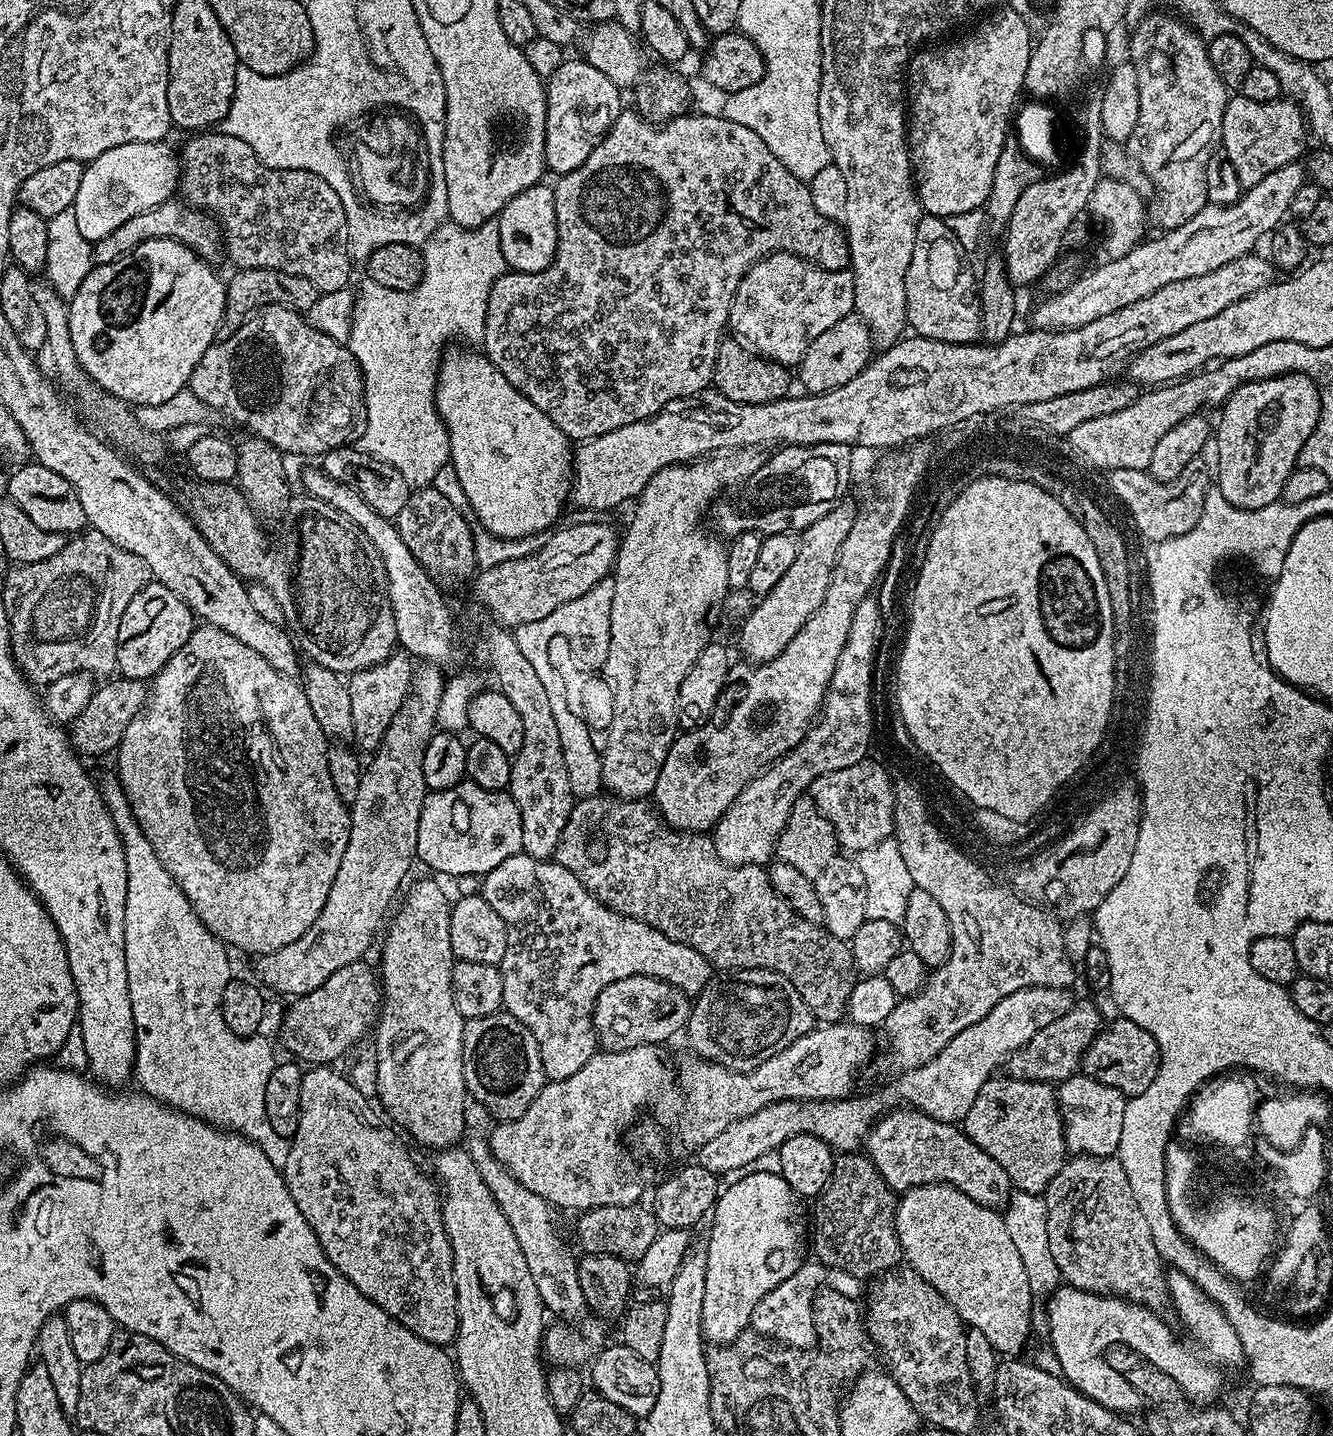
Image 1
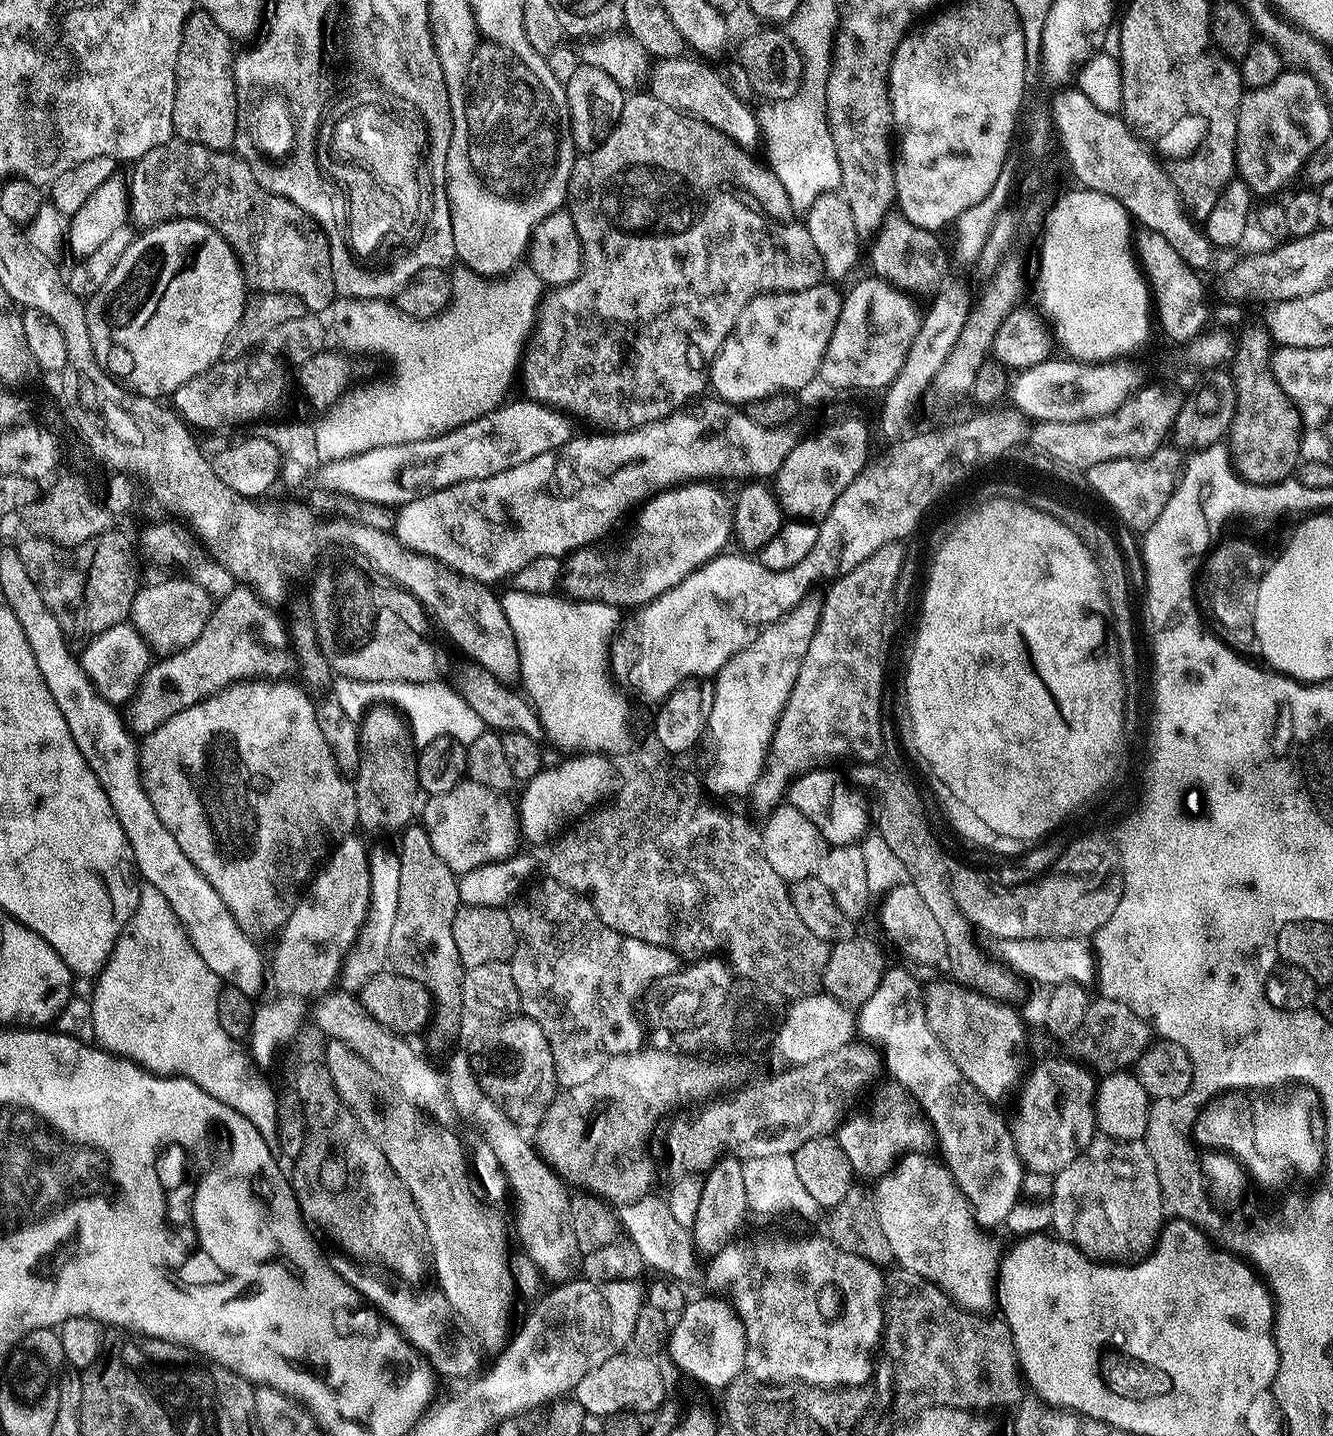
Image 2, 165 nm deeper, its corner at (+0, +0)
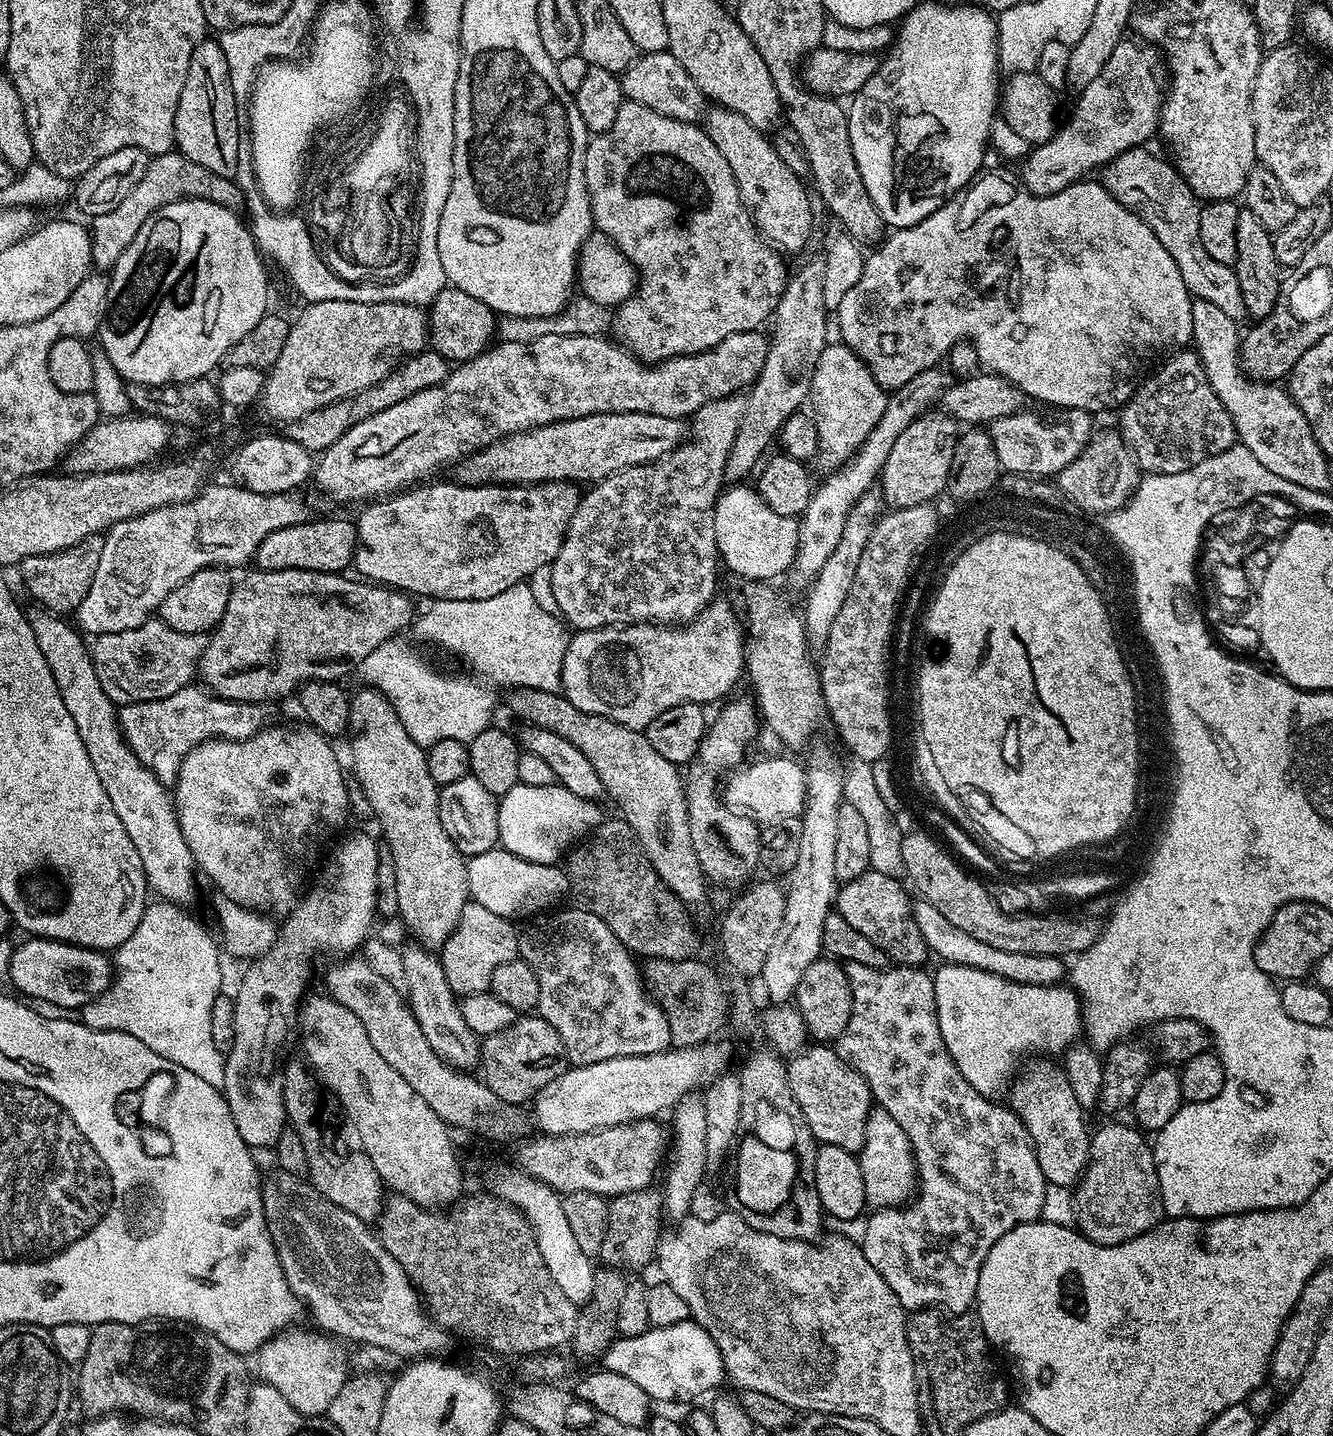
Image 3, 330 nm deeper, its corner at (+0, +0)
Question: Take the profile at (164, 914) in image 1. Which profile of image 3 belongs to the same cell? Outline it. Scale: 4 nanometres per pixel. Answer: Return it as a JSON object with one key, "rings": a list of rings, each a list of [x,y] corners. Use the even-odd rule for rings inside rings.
{"rings":[[[157,899],[145,907],[138,926],[134,926],[134,934],[130,934],[130,938],[126,938],[126,942],[122,942],[122,946],[115,949],[112,984],[101,996],[97,996],[95,1000],[84,1005],[82,1009],[82,1023],[86,1026],[90,1026],[94,1030],[131,1034],[133,1038],[138,1038],[138,1042],[150,1046],[150,1050],[154,1050],[154,1054],[158,1054],[170,1062],[178,1062],[178,1066],[186,1066],[186,1070],[190,1070],[193,1074],[198,1074],[198,1078],[210,1082],[210,1086],[223,1089],[224,1079],[226,1078],[226,1066],[224,1065],[226,1056],[225,1053],[218,1050],[218,1046],[214,1046],[214,1037],[210,1034],[210,1010],[214,1010],[214,998],[218,998],[222,994],[220,983],[224,980],[223,974],[220,973],[220,956],[222,957],[222,952],[218,947],[217,941],[214,939],[213,933],[211,936],[211,934],[188,913],[188,910],[185,910],[181,905],[172,904],[168,900]]]}

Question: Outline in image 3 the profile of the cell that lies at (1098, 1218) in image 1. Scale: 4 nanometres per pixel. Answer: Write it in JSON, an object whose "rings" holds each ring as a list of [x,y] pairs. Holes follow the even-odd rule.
{"rings":[[[1104,1124],[1091,1133],[1090,1154],[1088,1165],[1080,1183],[1075,1185],[1074,1199],[1076,1201],[1075,1227],[1088,1240],[1096,1244],[1121,1244],[1130,1242],[1130,1238],[1138,1238],[1146,1234],[1165,1219],[1162,1198],[1160,1197],[1158,1174],[1155,1170],[1153,1149],[1146,1139],[1145,1133],[1139,1127],[1128,1124]]]}

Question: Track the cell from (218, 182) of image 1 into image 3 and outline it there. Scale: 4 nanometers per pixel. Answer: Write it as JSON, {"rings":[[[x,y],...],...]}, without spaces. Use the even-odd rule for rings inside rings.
{"rings":[[[178,150],[152,156],[138,186],[134,186],[134,190],[130,190],[130,194],[126,194],[126,198],[122,198],[122,202],[114,206],[114,210],[106,210],[106,214],[91,217],[93,265],[100,270],[110,270],[116,265],[116,260],[126,250],[126,246],[134,242],[141,226],[179,200],[209,200],[223,208],[235,209],[236,203],[242,200],[242,191],[235,179],[214,174],[206,170],[206,166],[198,166],[198,162],[190,162],[190,158],[186,158]]]}

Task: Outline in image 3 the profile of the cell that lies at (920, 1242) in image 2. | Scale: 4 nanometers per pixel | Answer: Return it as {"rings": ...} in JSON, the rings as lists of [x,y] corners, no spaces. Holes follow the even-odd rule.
{"rings":[[[873,1107],[868,1114],[864,1144],[858,1153],[862,1170],[862,1186],[866,1186],[865,1205],[869,1209],[898,1208],[907,1205],[913,1199],[918,1188],[916,1179],[916,1159],[906,1138],[906,1130],[886,1114],[882,1107]]]}

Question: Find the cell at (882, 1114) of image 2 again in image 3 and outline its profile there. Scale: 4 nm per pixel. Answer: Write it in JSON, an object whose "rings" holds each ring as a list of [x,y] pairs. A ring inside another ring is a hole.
{"rings":[[[816,1042],[811,1046],[795,1053],[787,1061],[790,1090],[817,1142],[830,1146],[842,1146],[842,1150],[853,1154],[859,1153],[864,1144],[868,1114],[874,1107],[870,1086],[866,1082],[866,1078],[862,1078],[862,1074],[858,1074],[858,1070],[854,1070],[848,1061],[840,1057],[840,1053],[836,1051],[835,1047],[824,1042]]]}

